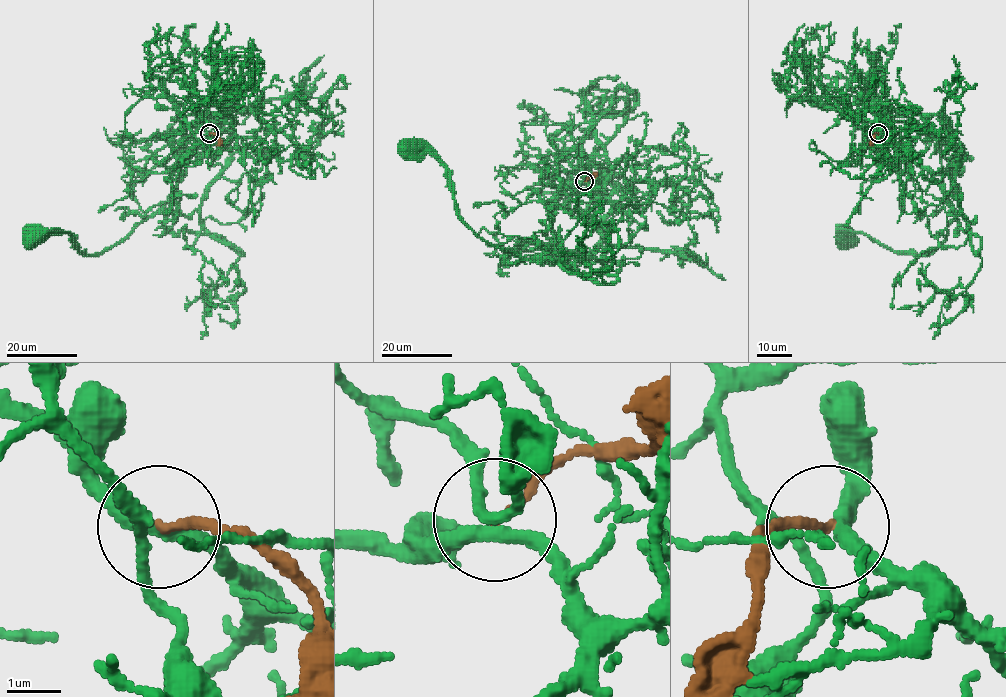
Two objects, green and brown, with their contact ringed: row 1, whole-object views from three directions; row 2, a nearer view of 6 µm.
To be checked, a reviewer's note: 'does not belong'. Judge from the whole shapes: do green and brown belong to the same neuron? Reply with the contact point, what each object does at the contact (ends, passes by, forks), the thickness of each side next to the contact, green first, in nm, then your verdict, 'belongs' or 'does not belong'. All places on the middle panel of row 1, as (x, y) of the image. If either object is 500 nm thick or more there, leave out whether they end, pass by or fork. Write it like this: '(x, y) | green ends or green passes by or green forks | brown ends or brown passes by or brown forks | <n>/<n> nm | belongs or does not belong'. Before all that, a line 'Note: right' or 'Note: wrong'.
Note: right
(584, 181) | green forks | brown ends | 240/140 nm | does not belong

